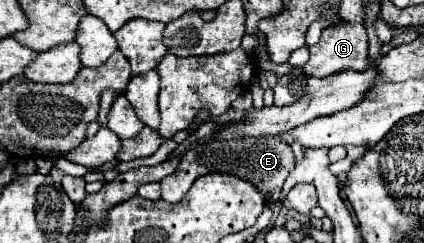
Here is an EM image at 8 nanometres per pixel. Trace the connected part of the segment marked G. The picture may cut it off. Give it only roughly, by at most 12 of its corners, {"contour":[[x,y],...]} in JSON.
{"contour":[[341,21],[309,47],[303,71],[367,69],[367,29]]}

